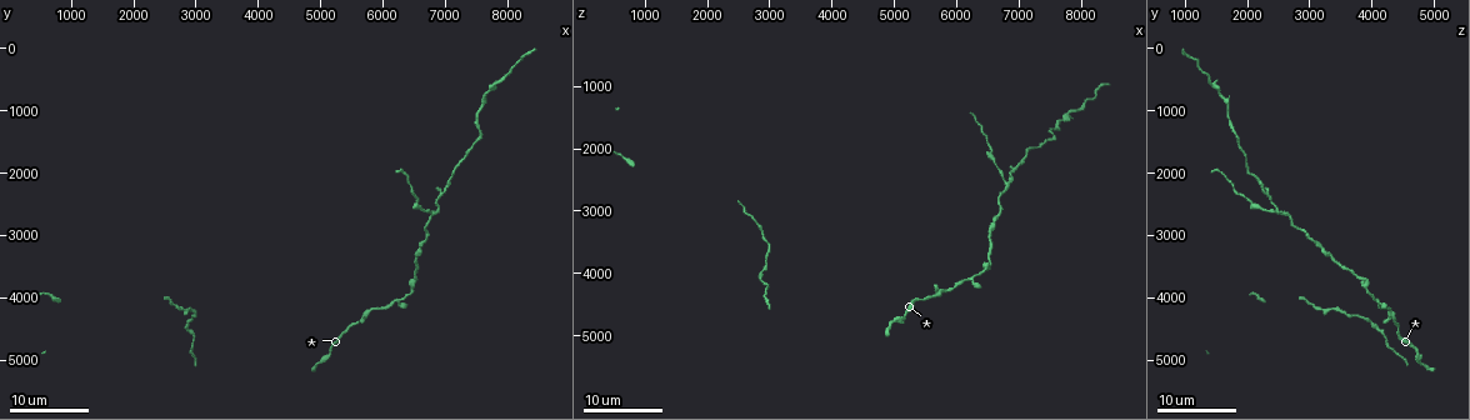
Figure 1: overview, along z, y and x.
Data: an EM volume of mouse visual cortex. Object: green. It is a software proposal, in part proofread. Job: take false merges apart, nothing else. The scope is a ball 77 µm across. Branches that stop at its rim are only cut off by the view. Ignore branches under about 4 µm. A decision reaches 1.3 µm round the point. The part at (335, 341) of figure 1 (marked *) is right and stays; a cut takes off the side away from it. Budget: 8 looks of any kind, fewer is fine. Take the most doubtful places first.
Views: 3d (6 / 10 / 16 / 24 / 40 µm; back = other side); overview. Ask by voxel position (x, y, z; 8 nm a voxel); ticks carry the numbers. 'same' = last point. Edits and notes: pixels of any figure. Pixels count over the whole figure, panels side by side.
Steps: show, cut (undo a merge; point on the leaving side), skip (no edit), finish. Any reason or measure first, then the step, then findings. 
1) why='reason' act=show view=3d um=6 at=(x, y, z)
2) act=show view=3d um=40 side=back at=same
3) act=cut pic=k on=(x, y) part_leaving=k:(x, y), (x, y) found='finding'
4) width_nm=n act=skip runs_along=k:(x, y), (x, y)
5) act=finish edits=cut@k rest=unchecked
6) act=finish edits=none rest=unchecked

why='two arms in line, one across' act=show view=3d um=16 at=(6850, 2650, 2550)

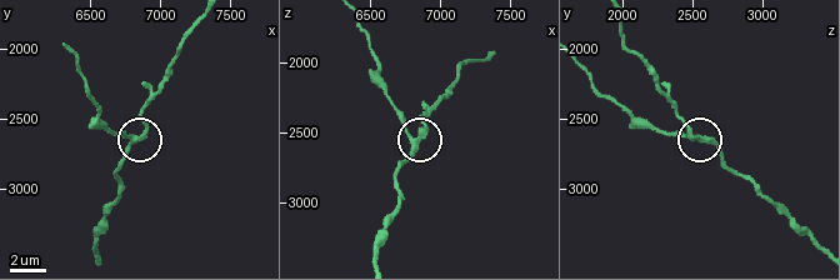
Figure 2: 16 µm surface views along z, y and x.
act=show view=3d um=6 at=(6820, 2620, 2560)

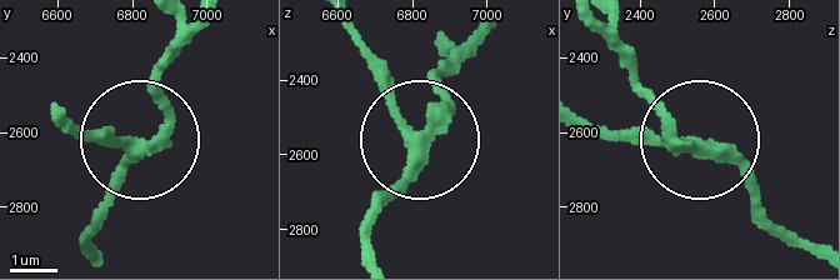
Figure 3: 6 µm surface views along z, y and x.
side_arm_um=13 act=skip runs_along=3:(815, 256), (744, 176), (695, 145), (604, 141) found='one neuron here'

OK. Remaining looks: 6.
why='calibre changes' act=show view=3d um=24 at=(7850, 500, 1450)

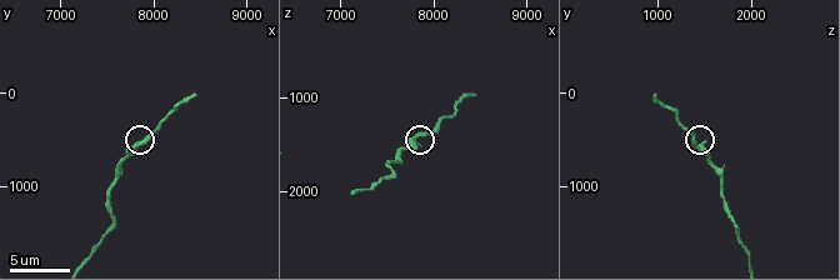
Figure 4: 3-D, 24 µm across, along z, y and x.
act=show view=3d um=6 at=(7800, 550, 1400)

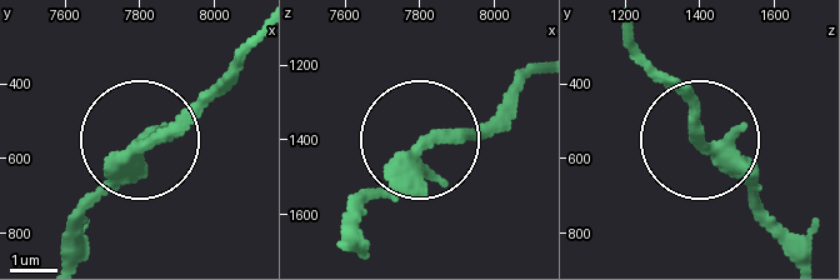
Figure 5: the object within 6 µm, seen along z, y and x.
act=skip runs_along=5:(348, 239), (411, 150), (471, 135), (503, 106) found='continuous, no second neuron'

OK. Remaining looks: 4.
why='thick turns thin' act=show view=3d um=16 at=(6600, 2400, 2000)

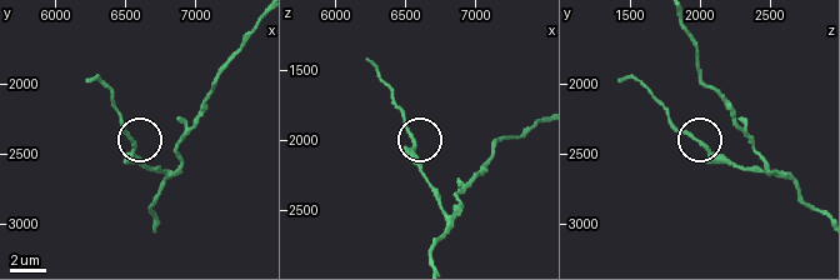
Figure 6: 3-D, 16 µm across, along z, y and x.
why='zoom in' act=show view=3d um=6 at=(6580, 2440, 2000)

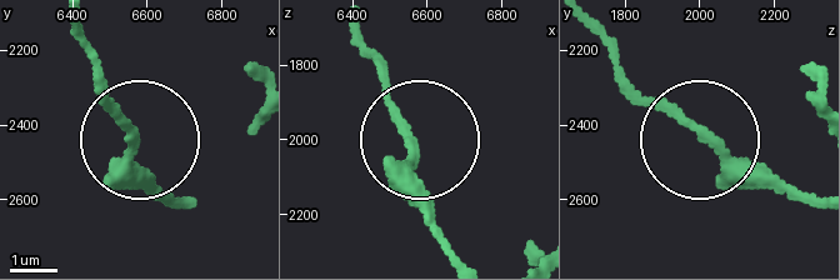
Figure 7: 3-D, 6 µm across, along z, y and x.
act=skip found='one neuron here'

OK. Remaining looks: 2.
why='sudden change in width' act=show view=3d um=16 at=(6550, 3700, 3750)

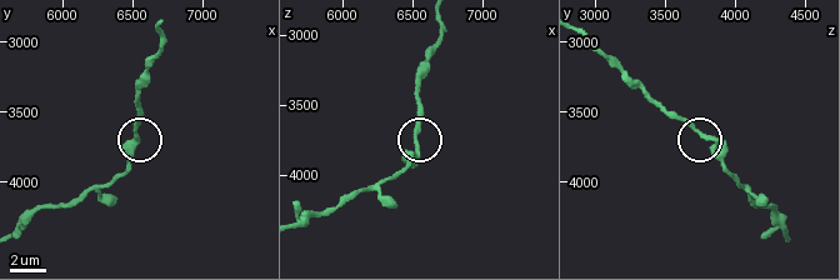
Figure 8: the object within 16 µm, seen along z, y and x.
why='zoom in' act=show view=3d um=6 at=(6520, 3700, 3820)

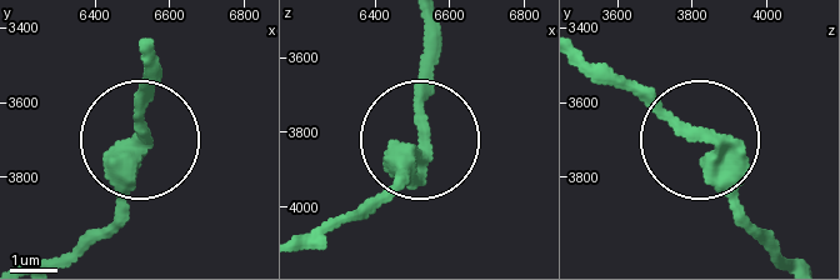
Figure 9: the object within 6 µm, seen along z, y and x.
act=skip runs_along=9:(340, 226), (399, 179), (419, 143), (423, 40) found='one neuron here'

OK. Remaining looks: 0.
act=finish edits=none rest=unchecked

